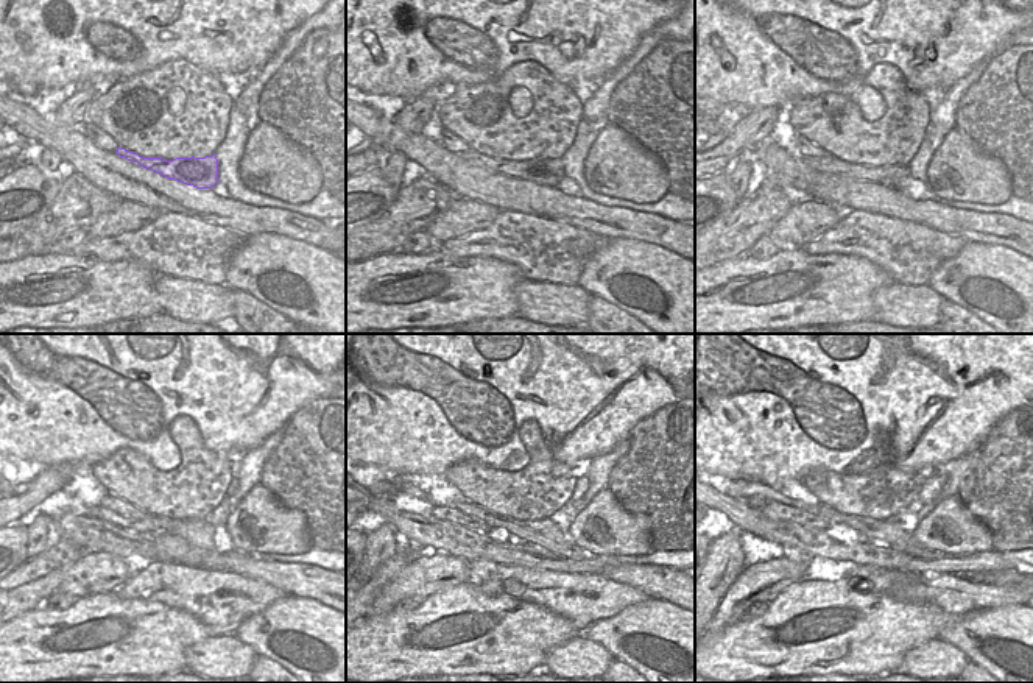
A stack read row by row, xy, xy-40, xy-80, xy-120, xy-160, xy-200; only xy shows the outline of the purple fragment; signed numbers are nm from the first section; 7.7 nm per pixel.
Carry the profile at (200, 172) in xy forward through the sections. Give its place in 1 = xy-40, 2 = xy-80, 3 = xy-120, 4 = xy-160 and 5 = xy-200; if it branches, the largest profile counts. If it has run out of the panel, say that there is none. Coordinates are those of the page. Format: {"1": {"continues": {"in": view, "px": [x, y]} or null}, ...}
{"1": {"continues": {"in": "xy-40", "px": [549, 173]}}, "2": {"continues": {"in": "xy-80", "px": [888, 176]}}, "3": {"continues": {"in": "xy-120", "px": [153, 523]}}, "4": {"continues": {"in": "xy-160", "px": [446, 513]}}, "5": {"continues": {"in": "xy-200", "px": [772, 509]}}}

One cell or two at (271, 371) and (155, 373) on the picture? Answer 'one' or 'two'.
one

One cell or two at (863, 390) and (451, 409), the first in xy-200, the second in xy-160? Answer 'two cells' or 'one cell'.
one cell

